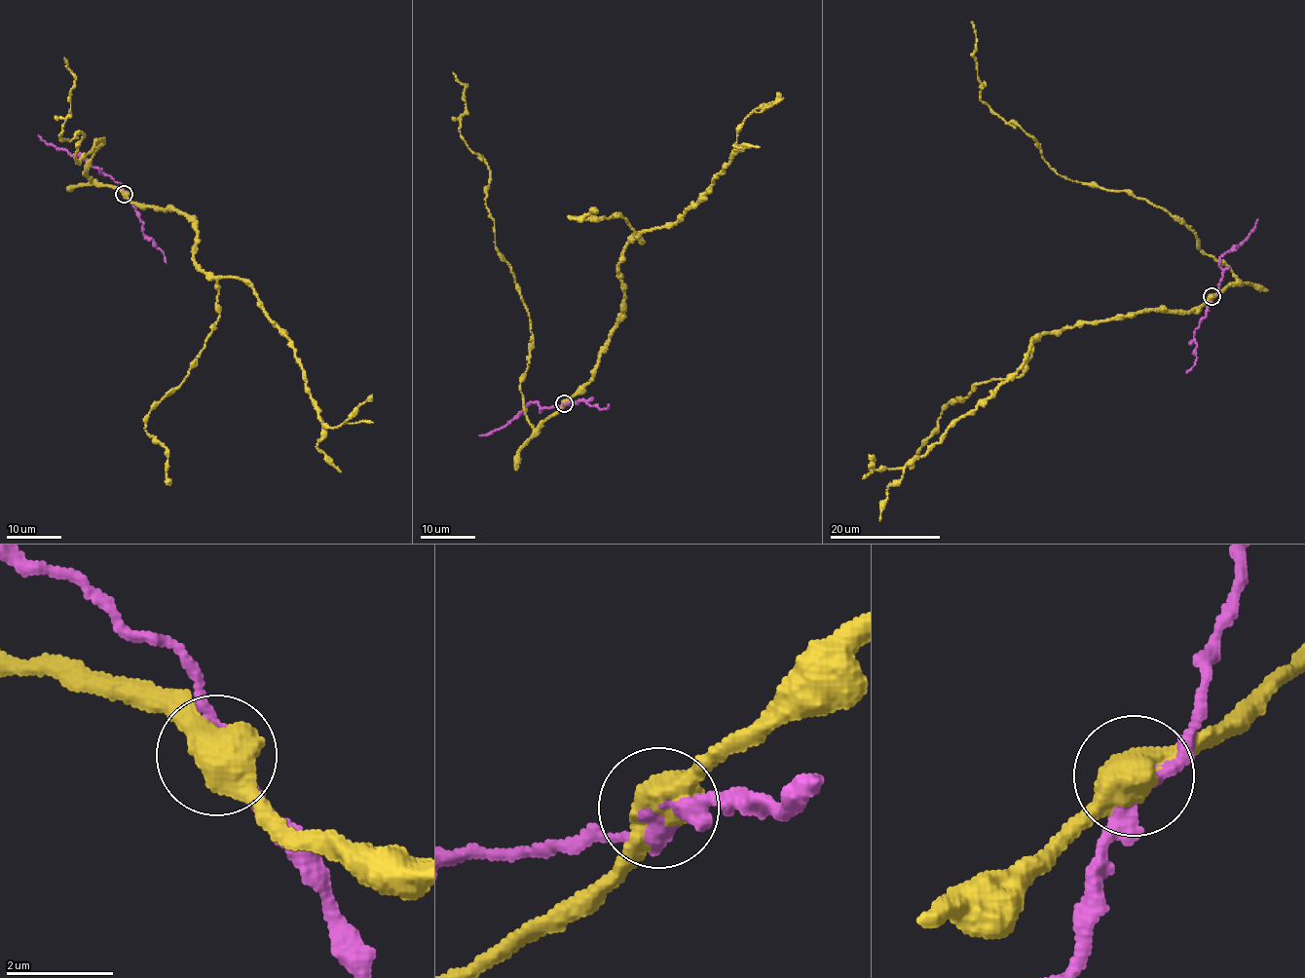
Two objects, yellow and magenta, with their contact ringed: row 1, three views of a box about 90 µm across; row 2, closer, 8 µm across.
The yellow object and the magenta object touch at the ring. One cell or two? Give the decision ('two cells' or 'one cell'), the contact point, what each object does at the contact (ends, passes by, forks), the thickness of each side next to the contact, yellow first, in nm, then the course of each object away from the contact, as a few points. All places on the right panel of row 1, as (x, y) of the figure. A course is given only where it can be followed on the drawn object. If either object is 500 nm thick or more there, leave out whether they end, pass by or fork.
two cells | (1211, 296) | 600/320 nm | yellow via (1211, 296), (1190, 312), (1144, 310), (1046, 333), (924, 455), (875, 470), (873, 455) | magenta via (1211, 296), (1219, 286), (1221, 257), (1248, 238), (1258, 218)

